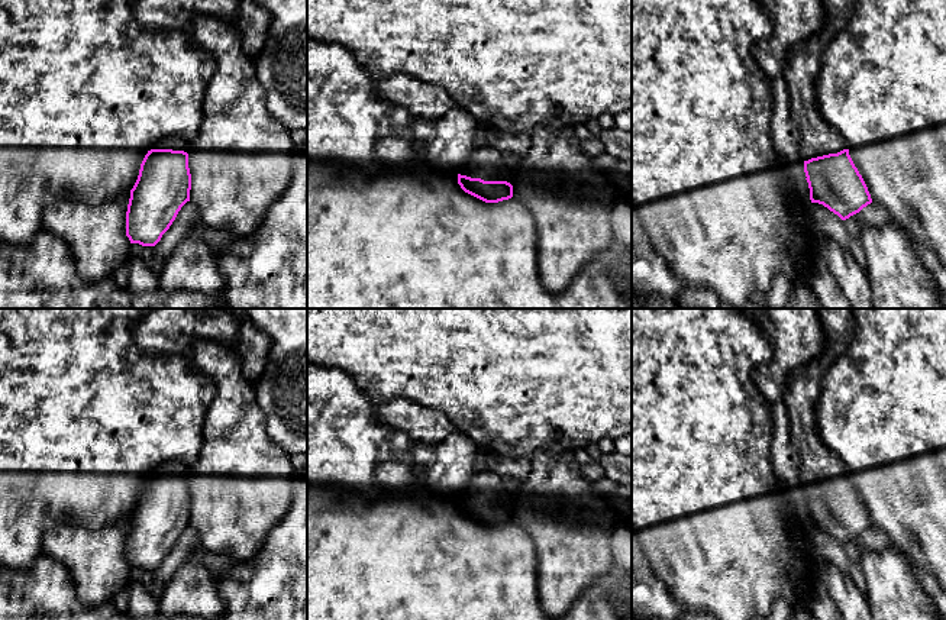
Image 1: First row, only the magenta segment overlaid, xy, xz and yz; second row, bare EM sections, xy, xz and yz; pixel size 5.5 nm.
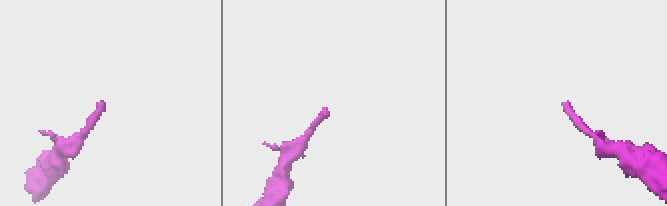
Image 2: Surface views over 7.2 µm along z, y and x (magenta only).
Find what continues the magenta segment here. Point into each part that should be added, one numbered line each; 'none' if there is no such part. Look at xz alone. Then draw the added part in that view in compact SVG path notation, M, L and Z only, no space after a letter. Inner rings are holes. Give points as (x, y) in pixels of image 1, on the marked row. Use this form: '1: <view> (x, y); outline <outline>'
1: xz (486, 162); outline M482 142L472 152L466 167L459 174L484 181L507 181L511 185L514 181L511 159Z

